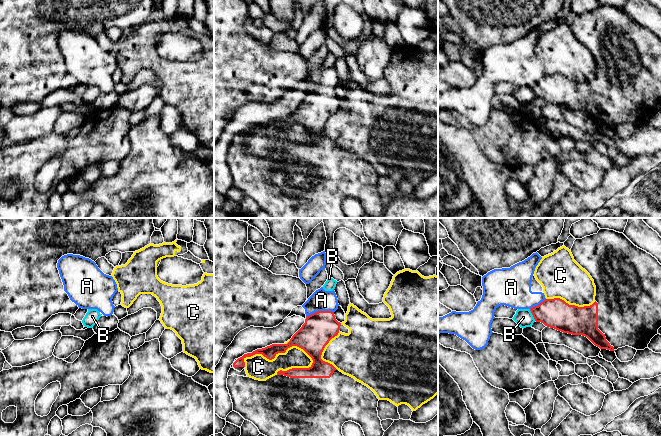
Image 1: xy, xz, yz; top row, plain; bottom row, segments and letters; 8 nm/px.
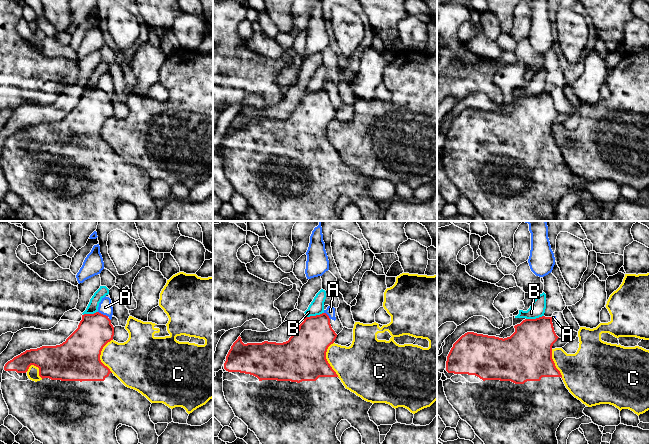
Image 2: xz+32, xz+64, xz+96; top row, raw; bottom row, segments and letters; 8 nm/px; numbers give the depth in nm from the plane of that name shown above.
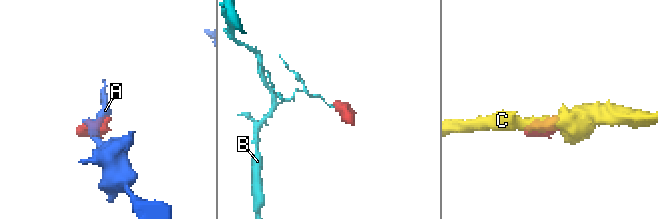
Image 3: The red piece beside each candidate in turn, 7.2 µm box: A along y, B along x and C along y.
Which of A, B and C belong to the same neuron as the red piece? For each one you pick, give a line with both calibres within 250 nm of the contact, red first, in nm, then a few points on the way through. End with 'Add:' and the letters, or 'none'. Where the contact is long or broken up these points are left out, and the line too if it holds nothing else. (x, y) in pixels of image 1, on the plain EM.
Add: none

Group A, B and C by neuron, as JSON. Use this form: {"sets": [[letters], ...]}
{"sets": [["A"], ["B"], ["C"]]}

